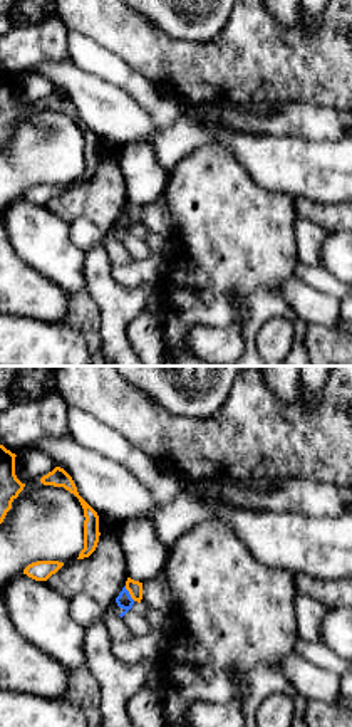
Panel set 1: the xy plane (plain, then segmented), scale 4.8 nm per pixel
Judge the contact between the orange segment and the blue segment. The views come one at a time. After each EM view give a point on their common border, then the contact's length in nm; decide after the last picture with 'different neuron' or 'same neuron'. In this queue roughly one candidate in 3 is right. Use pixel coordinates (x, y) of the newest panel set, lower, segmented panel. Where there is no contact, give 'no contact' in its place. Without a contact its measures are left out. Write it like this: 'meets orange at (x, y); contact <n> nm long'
meets orange at (129, 593); contact 90 nm long

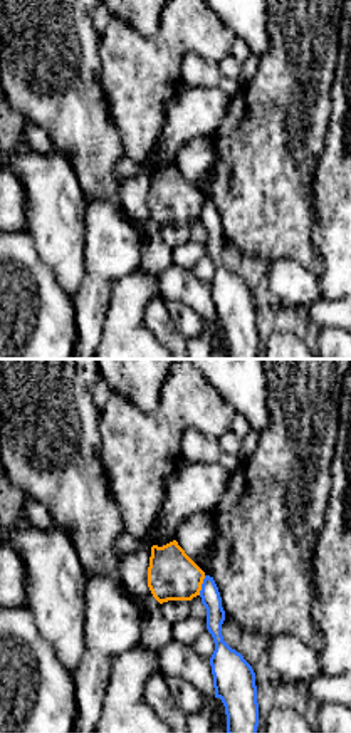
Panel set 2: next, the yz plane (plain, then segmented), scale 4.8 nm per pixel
meets orange at (200, 586); contact 100 nm long

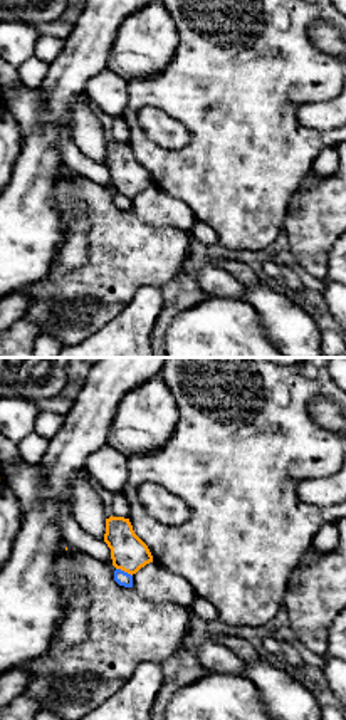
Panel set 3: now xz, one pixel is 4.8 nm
meets orange at (125, 571); contact 90 nm long

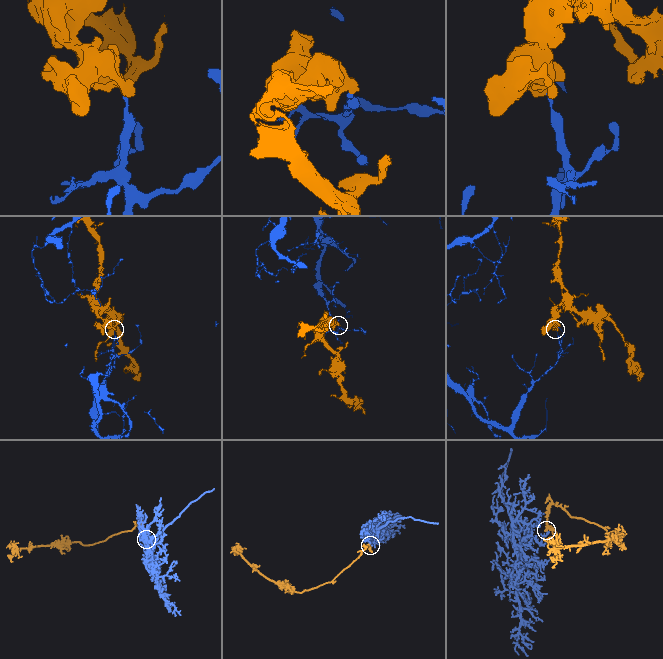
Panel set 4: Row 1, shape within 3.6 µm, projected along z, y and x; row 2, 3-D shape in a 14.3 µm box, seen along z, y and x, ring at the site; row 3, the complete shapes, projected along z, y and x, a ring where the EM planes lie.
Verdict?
different neuron

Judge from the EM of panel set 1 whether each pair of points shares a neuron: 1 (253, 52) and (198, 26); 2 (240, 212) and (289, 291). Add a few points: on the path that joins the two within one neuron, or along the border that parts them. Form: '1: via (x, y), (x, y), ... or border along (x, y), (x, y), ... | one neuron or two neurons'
1: border along (230, 17), (210, 39), (178, 41) | two neurons
2: border along (294, 276), (282, 286), (282, 296), (302, 319) | two neurons

